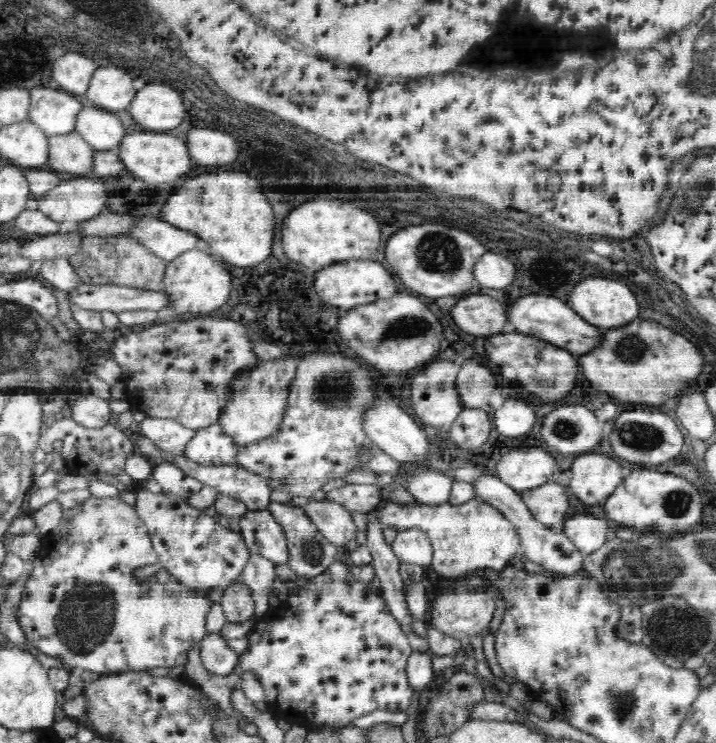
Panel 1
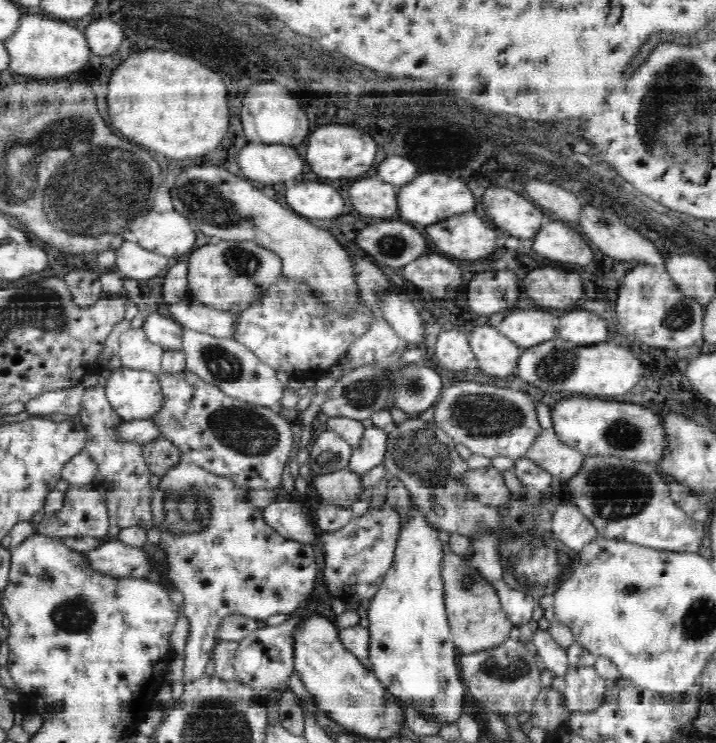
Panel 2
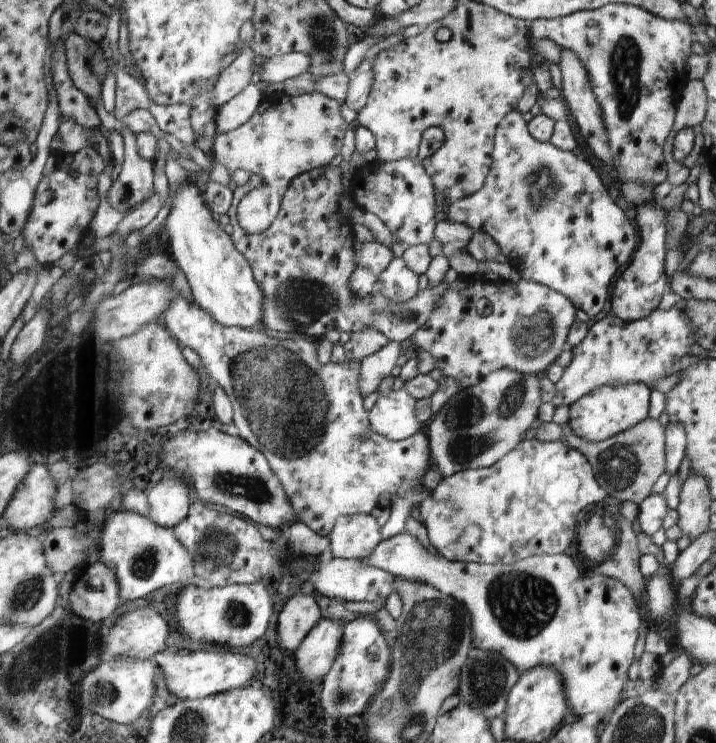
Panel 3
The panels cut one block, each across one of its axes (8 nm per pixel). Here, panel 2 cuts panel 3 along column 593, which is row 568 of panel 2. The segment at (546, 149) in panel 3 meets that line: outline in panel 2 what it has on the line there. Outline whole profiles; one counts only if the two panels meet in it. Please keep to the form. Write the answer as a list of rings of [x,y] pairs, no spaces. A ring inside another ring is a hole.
[[[183,457],[160,478],[159,488],[152,488],[151,510],[153,528],[161,532],[159,542],[166,548],[168,578],[182,592],[181,614],[188,619],[190,634],[185,644],[183,682],[191,682],[211,671],[211,653],[215,650],[217,633],[227,617],[234,614],[266,620],[274,614],[301,613],[312,602],[318,582],[318,564],[314,548],[306,543],[286,540],[263,519],[263,510],[249,505],[248,489],[242,489],[232,479],[216,476]]]

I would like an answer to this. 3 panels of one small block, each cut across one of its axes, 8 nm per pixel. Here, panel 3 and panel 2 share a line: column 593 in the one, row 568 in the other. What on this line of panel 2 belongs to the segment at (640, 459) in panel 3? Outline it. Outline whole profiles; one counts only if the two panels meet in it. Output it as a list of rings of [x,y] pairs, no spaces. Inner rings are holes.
[[[449,551],[442,560],[442,579],[444,579],[444,604],[454,645],[461,654],[482,652],[502,645],[513,628],[505,616],[501,599],[497,594],[488,594],[480,582],[468,582],[464,578],[464,562],[460,556]]]

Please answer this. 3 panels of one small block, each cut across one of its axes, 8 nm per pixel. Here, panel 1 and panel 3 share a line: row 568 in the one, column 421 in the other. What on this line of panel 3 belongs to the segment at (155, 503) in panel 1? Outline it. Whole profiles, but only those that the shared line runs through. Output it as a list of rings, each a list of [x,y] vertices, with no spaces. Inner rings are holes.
[[[410,158],[396,161],[374,161],[370,164],[363,164],[355,170],[351,178],[353,190],[350,192],[356,207],[363,211],[374,213],[386,225],[392,233],[396,242],[402,242],[404,246],[429,246],[434,240],[434,226],[436,226],[436,192],[435,182],[429,176],[422,162],[415,162]]]

